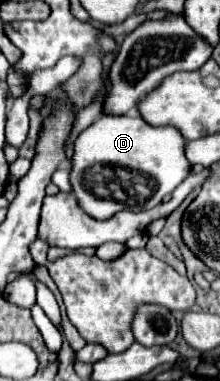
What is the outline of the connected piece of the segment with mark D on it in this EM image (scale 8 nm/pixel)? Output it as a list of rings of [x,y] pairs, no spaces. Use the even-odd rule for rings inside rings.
[[[139,114],[101,116],[73,144],[71,192],[95,220],[107,220],[125,208],[153,208],[189,176],[183,146],[185,138],[173,126],[149,126]]]

